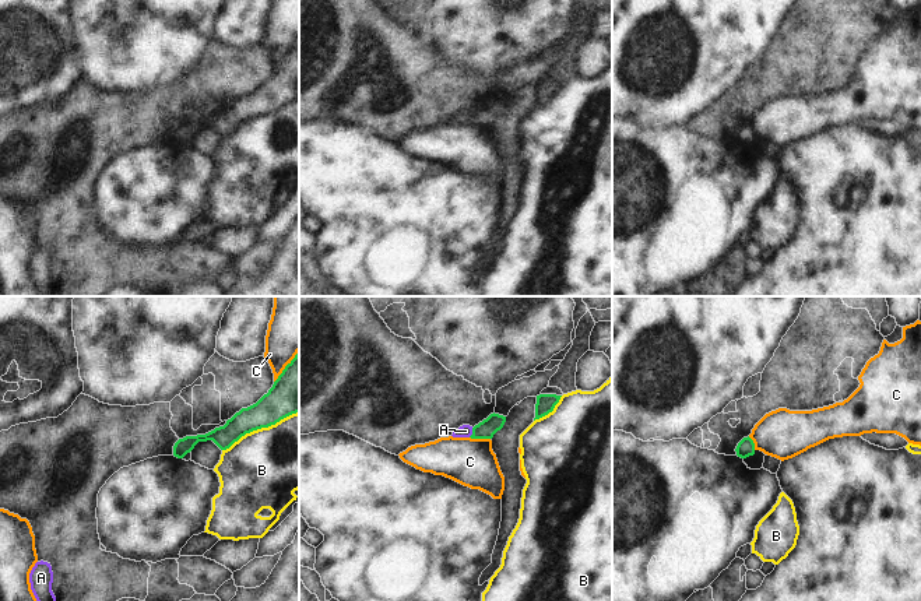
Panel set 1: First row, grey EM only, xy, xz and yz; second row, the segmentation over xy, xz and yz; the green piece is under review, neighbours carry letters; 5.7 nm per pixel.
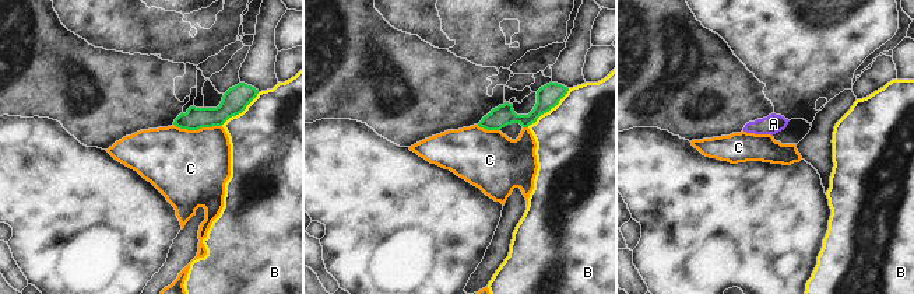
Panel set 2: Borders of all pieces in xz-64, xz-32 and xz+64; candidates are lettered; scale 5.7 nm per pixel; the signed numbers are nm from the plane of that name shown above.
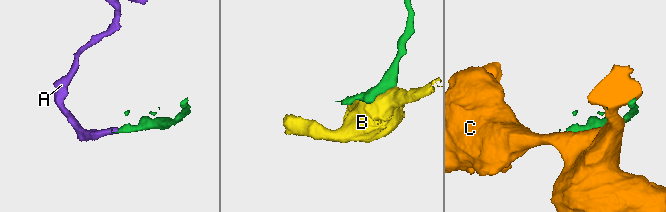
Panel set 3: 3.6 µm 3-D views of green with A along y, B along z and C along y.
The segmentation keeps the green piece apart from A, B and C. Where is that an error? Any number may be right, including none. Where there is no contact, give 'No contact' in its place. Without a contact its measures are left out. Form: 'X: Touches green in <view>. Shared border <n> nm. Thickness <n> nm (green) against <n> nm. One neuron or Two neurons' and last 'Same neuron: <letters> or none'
A: Touches green in xz. Shared border 60 nm. Thickness 110 nm (green) against 80 nm. One neuron
B: Touches green in xy. Shared border 500 nm. Thickness 220 nm (green) against 440 nm. Two neurons
C: Touches green in xz. Shared border 120 nm. Thickness 110 nm (green) against 280 nm. Two neurons
Same neuron: A.

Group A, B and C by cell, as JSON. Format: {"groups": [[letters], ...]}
{"groups": [["A"], ["B"], ["C"]]}

